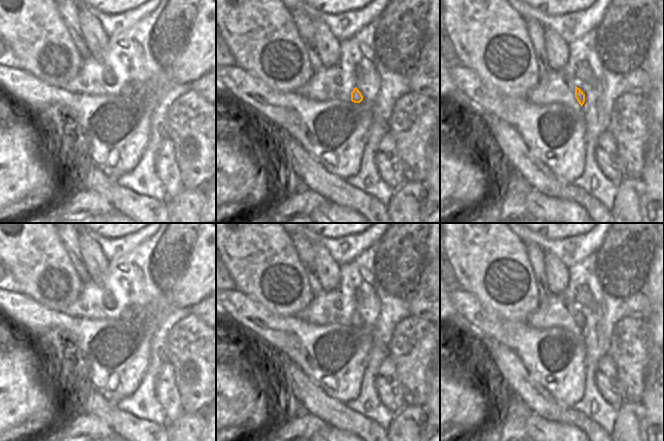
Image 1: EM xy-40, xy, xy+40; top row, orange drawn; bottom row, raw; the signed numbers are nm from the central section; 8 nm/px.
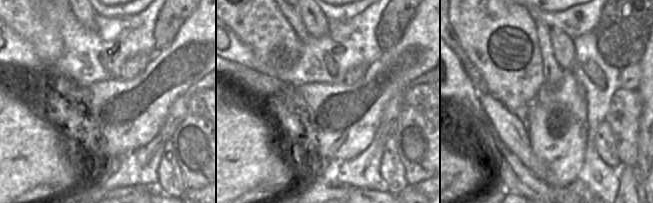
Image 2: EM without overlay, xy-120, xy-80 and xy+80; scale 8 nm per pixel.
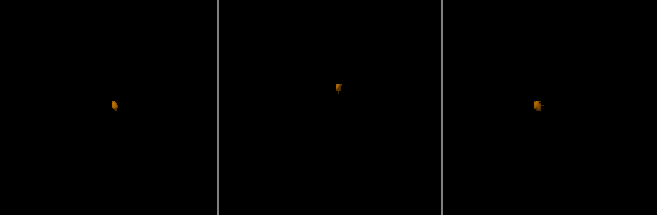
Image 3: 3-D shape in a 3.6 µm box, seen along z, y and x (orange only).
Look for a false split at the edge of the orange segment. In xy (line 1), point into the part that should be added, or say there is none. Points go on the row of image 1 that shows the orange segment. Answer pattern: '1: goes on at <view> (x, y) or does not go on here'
1: does not go on here

